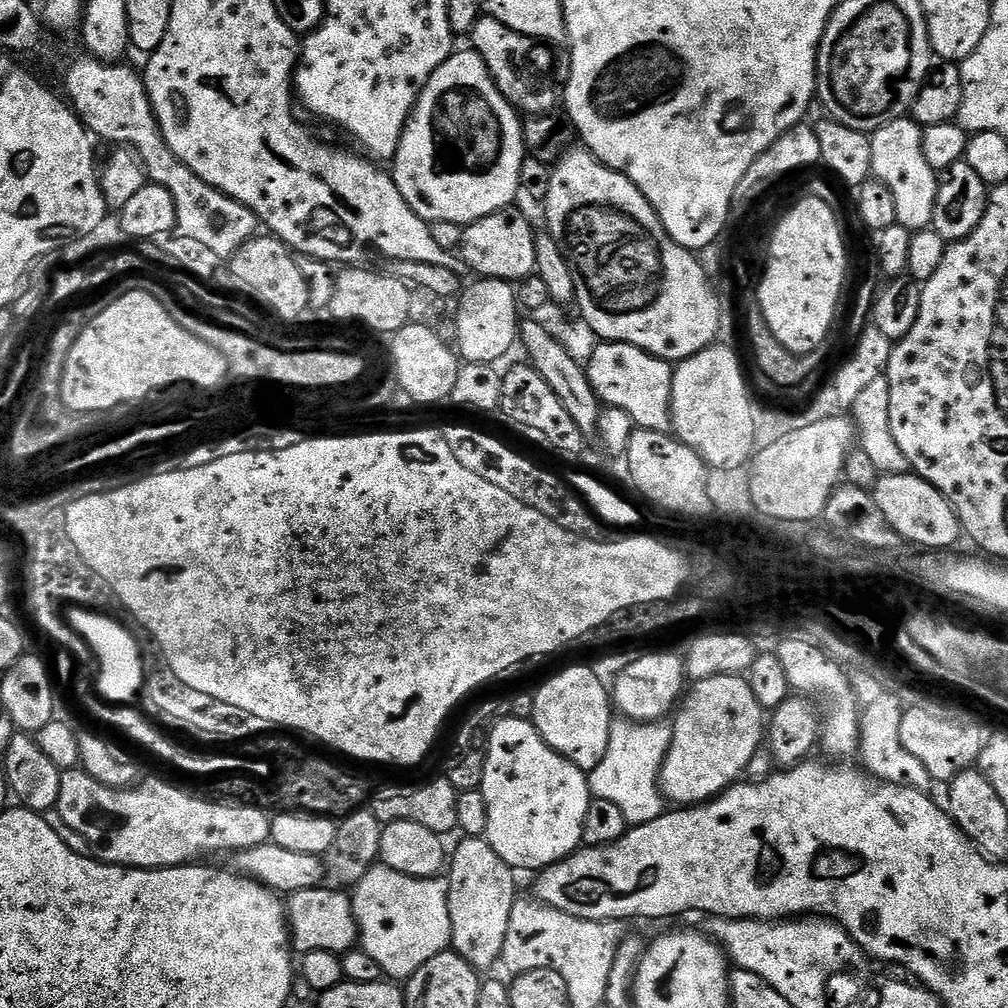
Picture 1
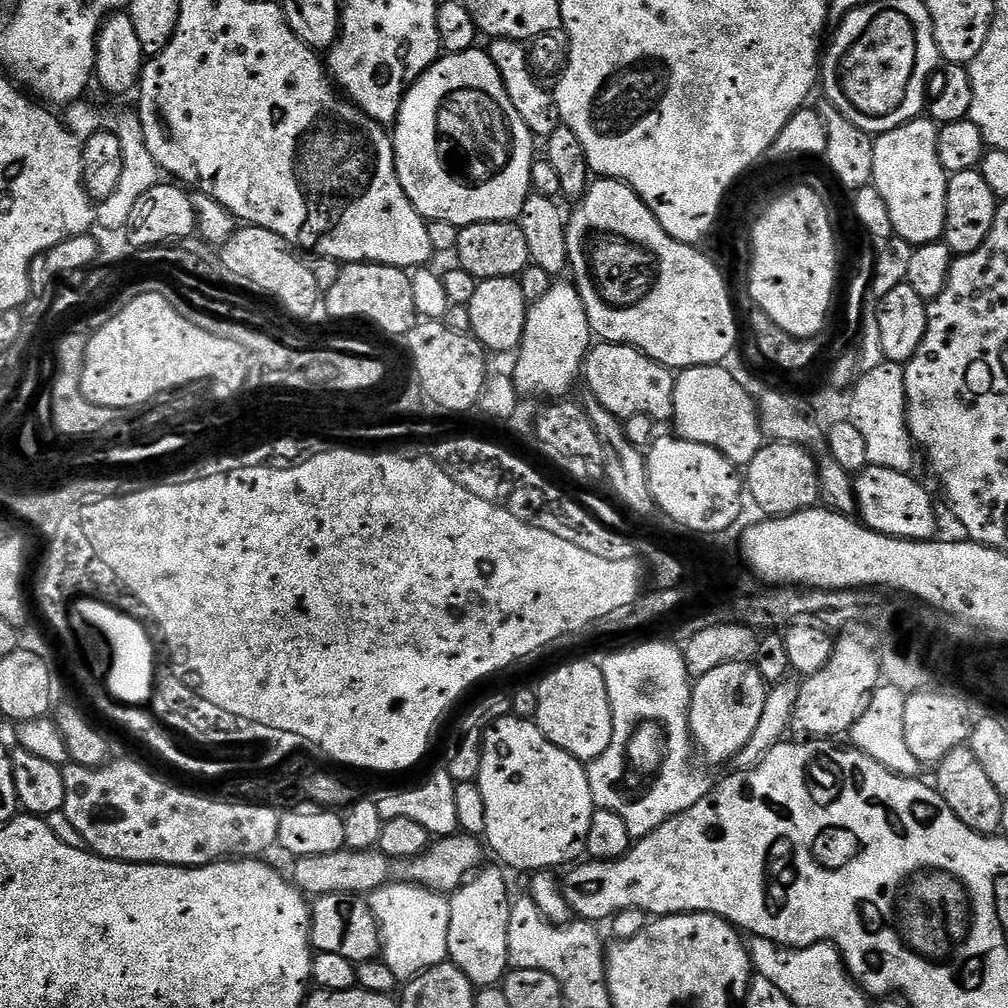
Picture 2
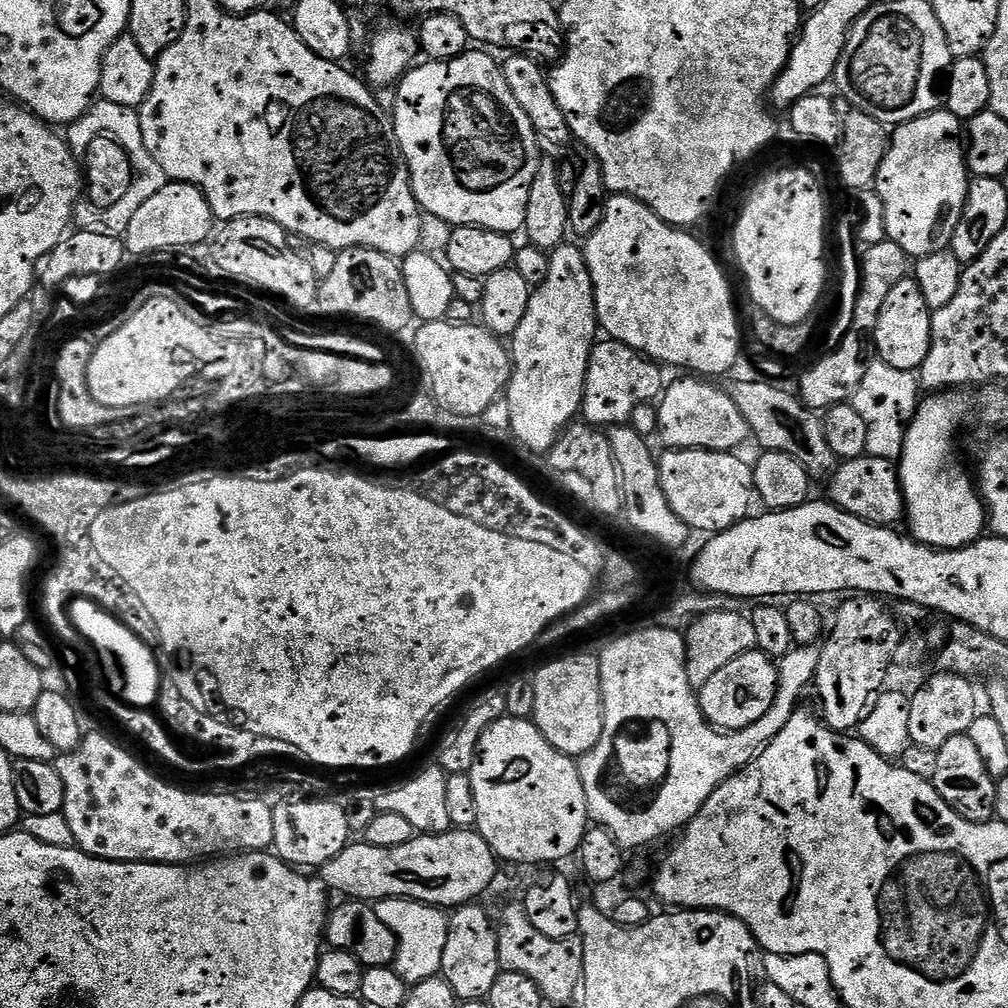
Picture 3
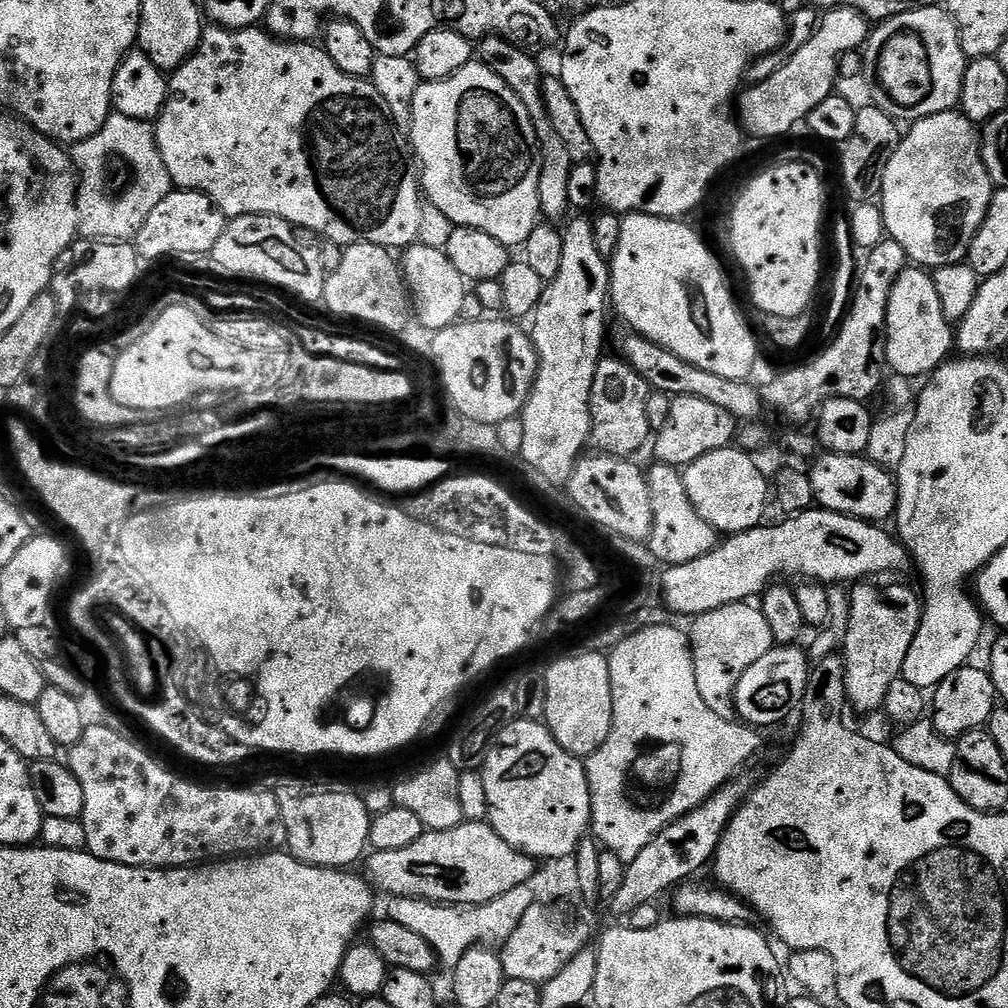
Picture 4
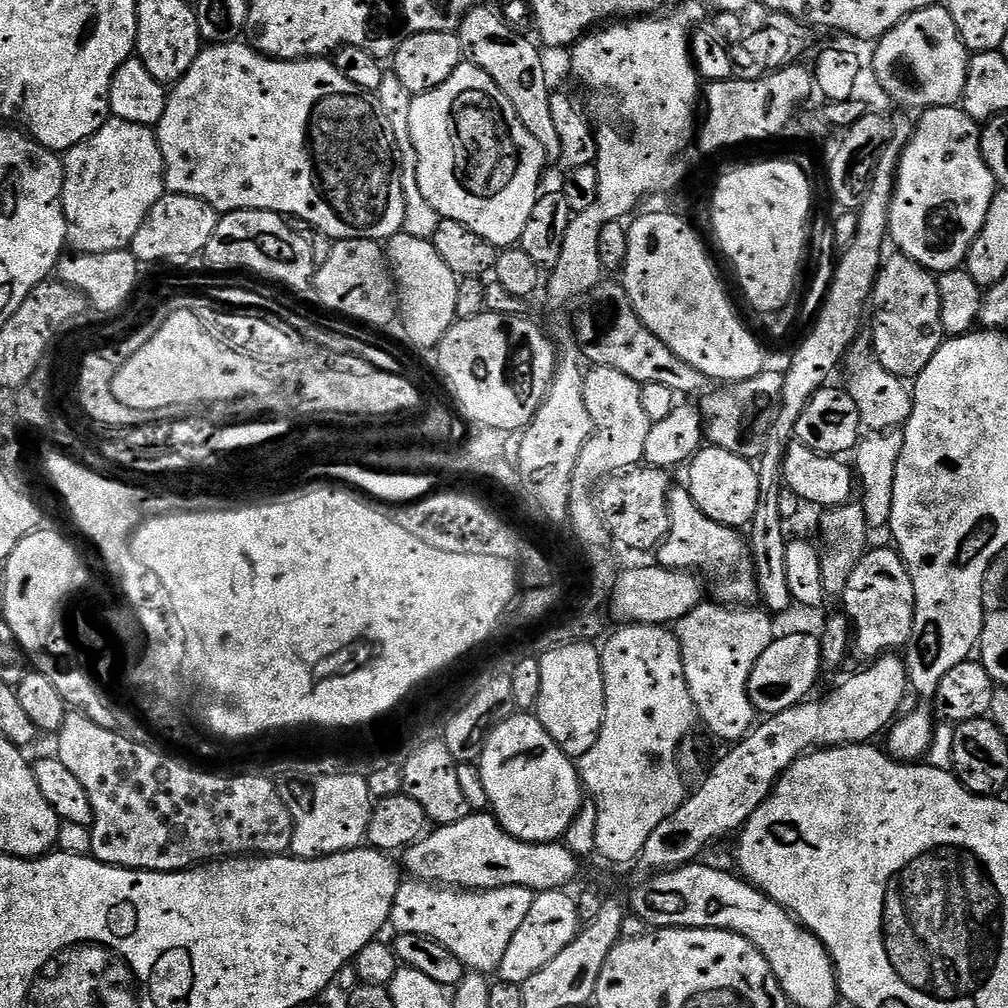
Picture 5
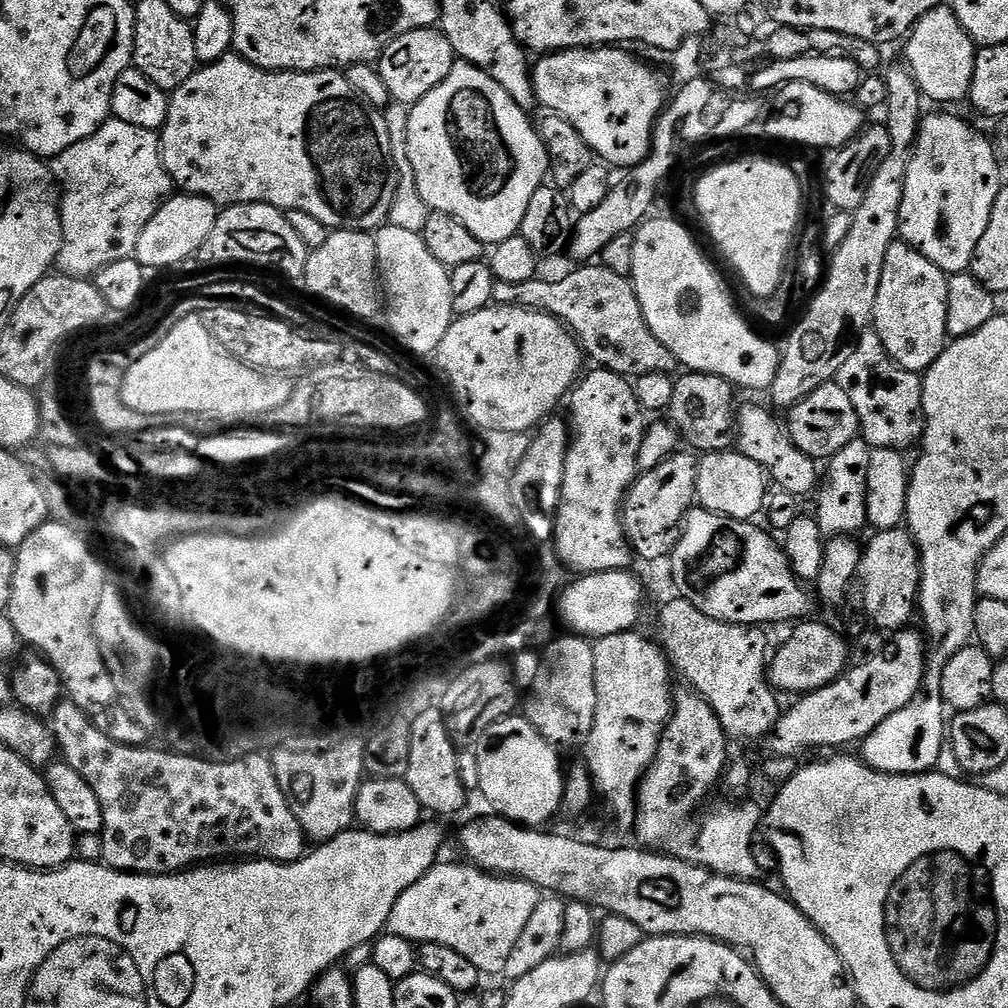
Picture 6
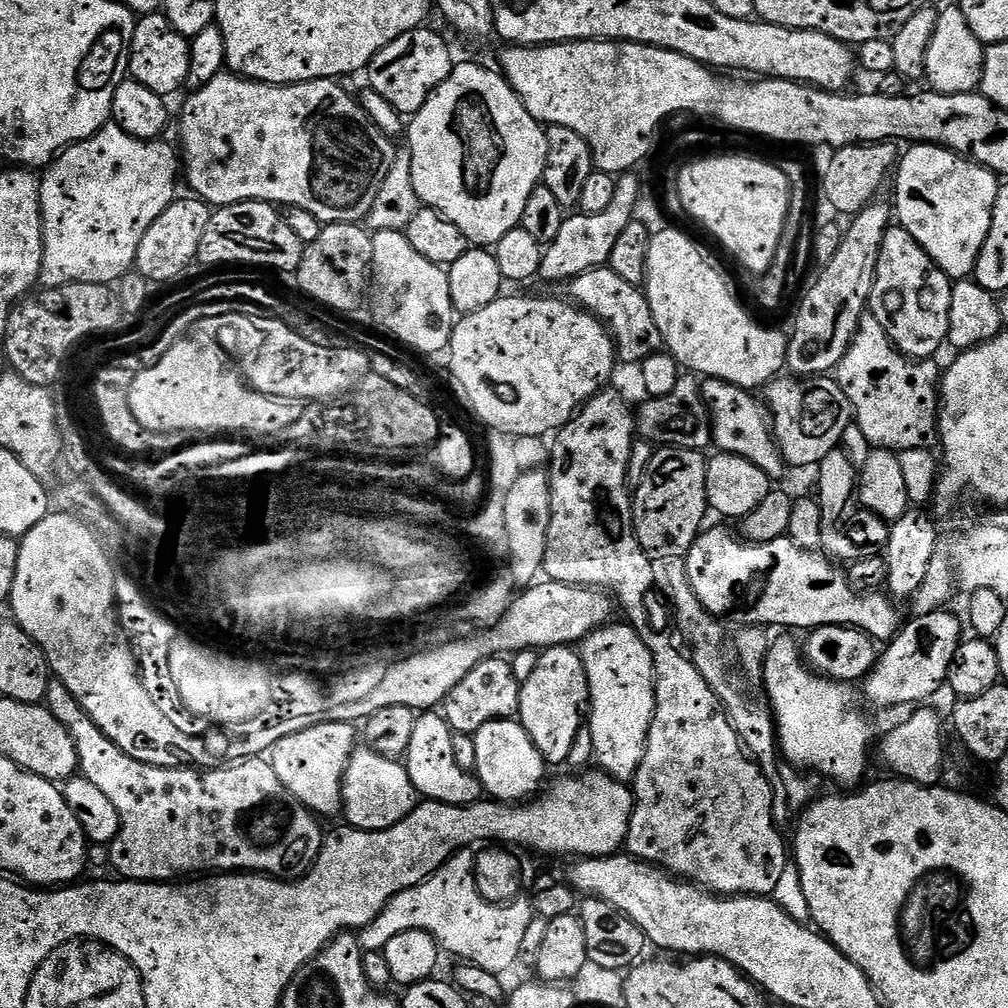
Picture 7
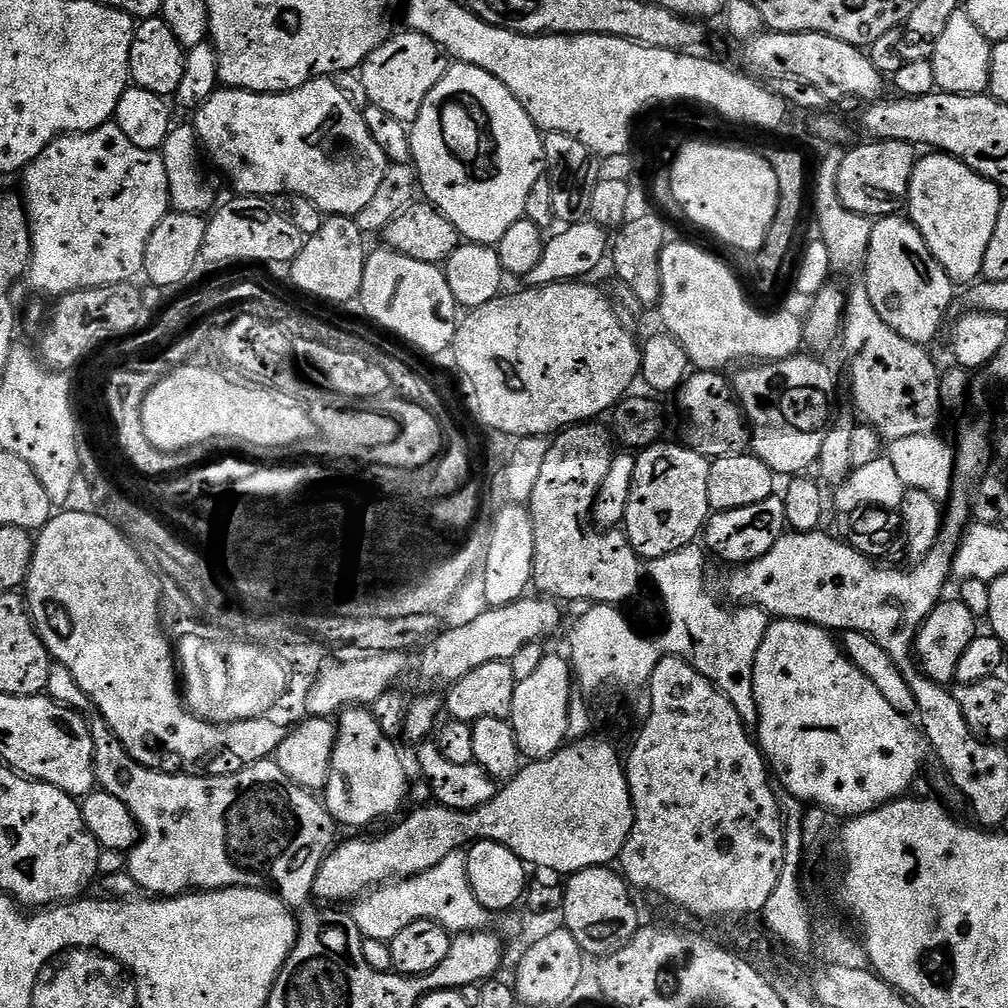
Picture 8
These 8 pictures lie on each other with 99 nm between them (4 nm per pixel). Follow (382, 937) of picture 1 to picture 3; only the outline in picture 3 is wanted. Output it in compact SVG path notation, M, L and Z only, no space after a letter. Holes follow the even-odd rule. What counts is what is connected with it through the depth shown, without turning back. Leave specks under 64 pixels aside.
M378 900L374 907L378 918L386 922L396 935L396 973L411 986L437 975L442 966L442 950L446 950L449 917L441 909L417 900Z

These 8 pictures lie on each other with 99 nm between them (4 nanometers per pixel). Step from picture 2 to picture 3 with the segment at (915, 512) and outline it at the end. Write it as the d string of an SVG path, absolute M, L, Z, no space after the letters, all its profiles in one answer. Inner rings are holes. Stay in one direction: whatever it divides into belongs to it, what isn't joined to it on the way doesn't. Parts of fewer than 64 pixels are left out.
M862 455L853 460L845 460L827 481L827 499L843 512L854 514L871 524L896 526L905 519L904 491L900 486L897 465L886 458Z

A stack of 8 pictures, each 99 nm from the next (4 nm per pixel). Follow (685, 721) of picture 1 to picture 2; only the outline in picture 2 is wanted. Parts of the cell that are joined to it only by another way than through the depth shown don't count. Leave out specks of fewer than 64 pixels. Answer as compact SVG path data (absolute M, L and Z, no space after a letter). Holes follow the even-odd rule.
M755 663L723 664L710 674L699 677L692 685L692 701L688 717L693 745L708 764L735 761L736 755L752 740L762 718L770 688Z

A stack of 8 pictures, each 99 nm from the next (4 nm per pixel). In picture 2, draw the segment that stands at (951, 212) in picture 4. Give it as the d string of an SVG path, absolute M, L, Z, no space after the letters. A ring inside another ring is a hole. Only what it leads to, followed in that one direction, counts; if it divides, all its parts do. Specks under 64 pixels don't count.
M917 118L889 132L881 132L874 140L874 174L871 185L878 190L890 214L895 235L913 246L935 244L943 237L946 226L946 194L950 173L938 160L938 134L940 129L931 118Z

